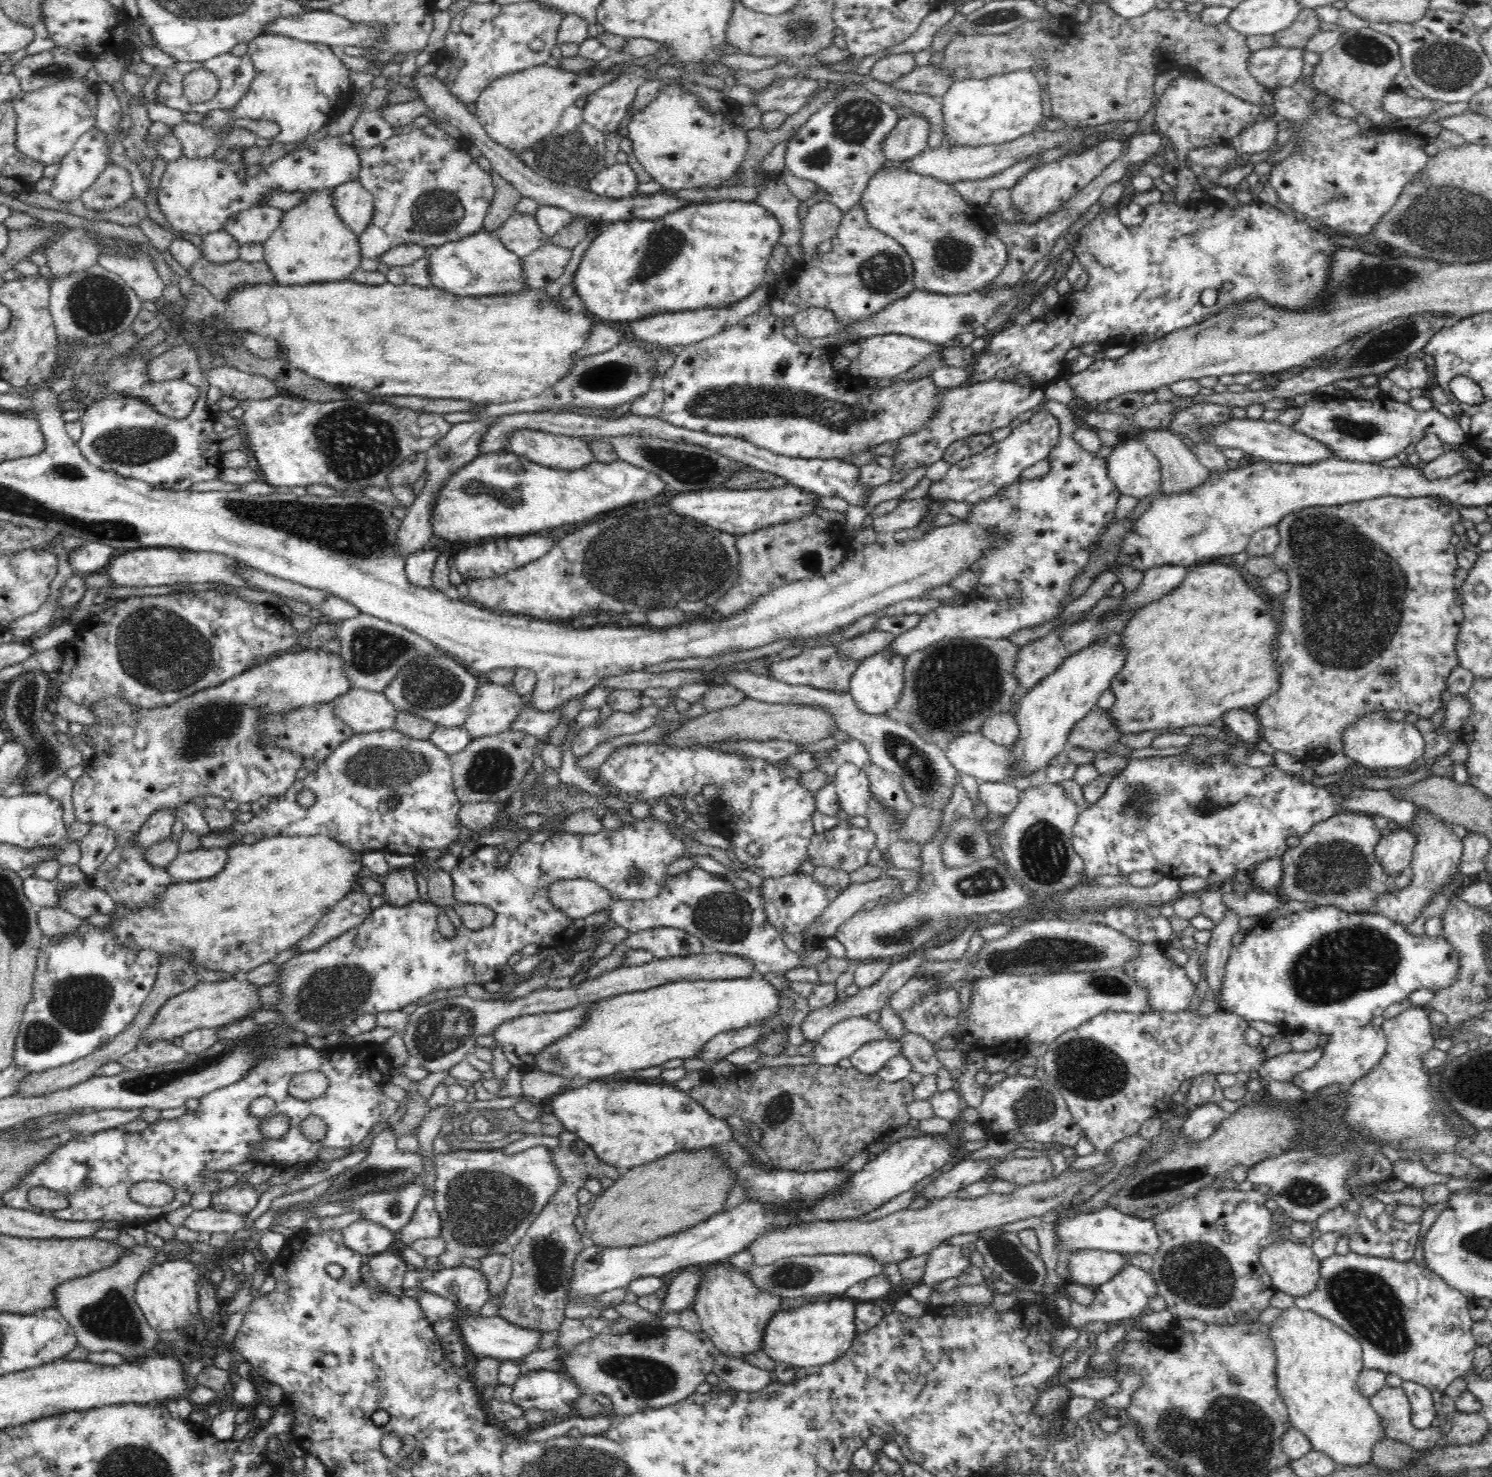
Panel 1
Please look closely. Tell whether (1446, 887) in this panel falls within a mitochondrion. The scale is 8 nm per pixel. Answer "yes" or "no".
no

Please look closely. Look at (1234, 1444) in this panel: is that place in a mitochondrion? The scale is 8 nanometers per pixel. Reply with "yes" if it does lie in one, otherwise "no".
yes

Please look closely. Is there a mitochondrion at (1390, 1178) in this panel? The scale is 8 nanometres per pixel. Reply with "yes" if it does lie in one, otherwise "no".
no

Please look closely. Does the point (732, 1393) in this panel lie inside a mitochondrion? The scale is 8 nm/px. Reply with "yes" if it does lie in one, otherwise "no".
no

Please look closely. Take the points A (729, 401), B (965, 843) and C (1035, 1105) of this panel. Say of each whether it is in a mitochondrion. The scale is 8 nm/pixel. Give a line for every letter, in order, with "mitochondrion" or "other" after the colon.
A: mitochondrion
B: mitochondrion
C: mitochondrion

